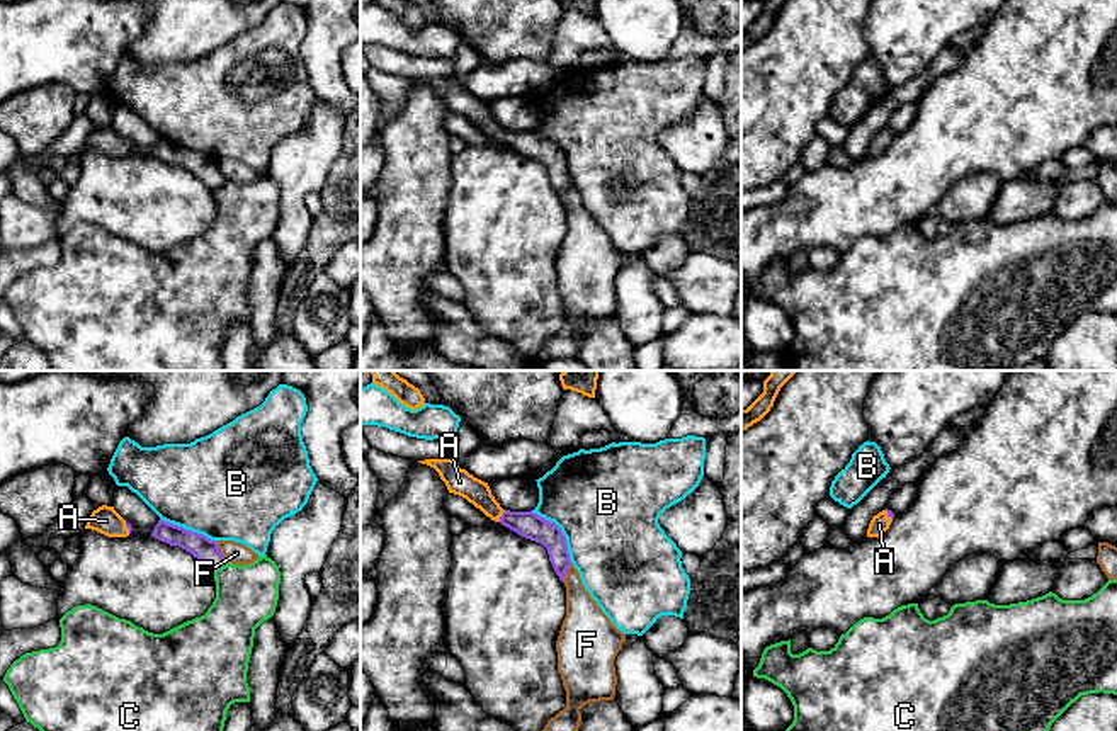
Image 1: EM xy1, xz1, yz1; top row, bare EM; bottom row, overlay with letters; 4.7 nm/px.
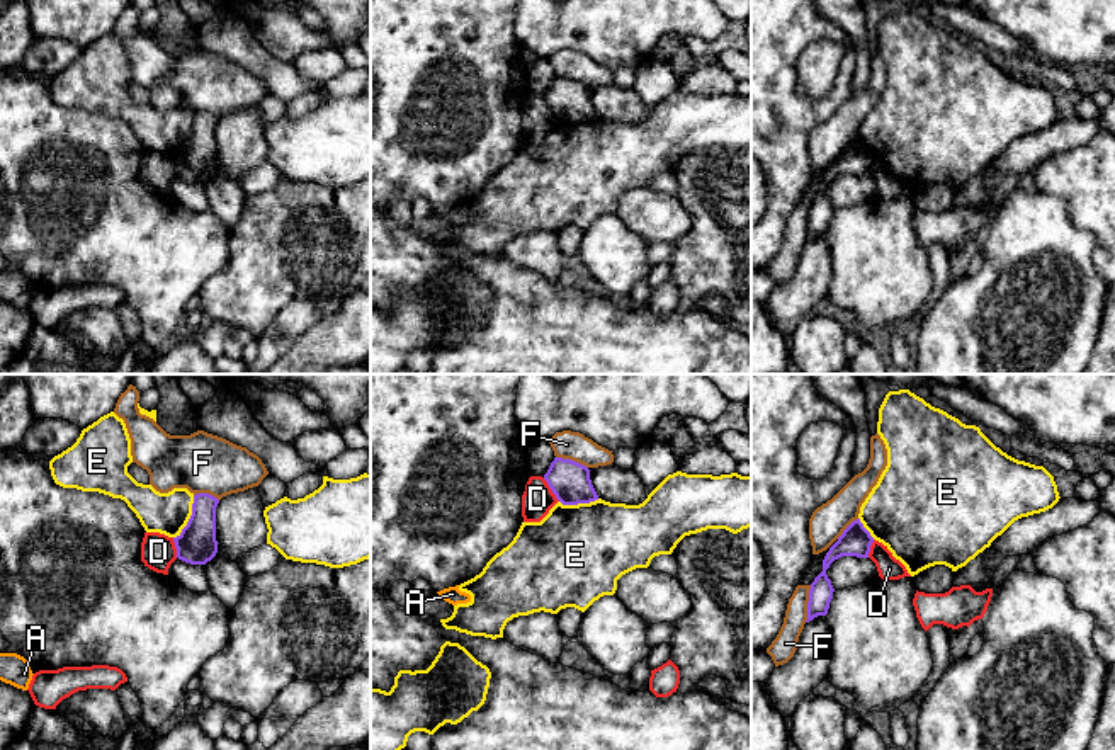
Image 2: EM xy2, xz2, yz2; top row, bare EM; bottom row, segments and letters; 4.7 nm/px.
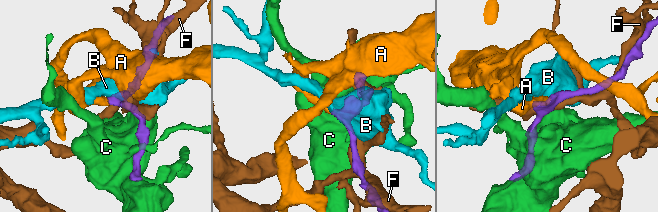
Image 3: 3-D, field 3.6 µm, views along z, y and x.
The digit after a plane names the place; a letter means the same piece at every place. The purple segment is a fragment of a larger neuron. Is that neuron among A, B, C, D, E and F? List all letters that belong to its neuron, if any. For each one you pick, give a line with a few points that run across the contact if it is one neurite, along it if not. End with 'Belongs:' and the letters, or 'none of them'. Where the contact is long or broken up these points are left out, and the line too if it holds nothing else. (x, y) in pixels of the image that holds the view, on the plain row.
A: line xz1 (527, 143), (502, 135), (476, 111)
Belongs: A

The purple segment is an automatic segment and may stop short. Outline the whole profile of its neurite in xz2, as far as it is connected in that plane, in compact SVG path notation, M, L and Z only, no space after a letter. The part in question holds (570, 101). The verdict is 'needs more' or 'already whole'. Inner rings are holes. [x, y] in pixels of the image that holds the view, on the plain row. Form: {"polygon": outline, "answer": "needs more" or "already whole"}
{"polygon": "M554 77L544 99L563 124L598 119L590 99L590 88L576 80Z", "answer": "already whole"}

